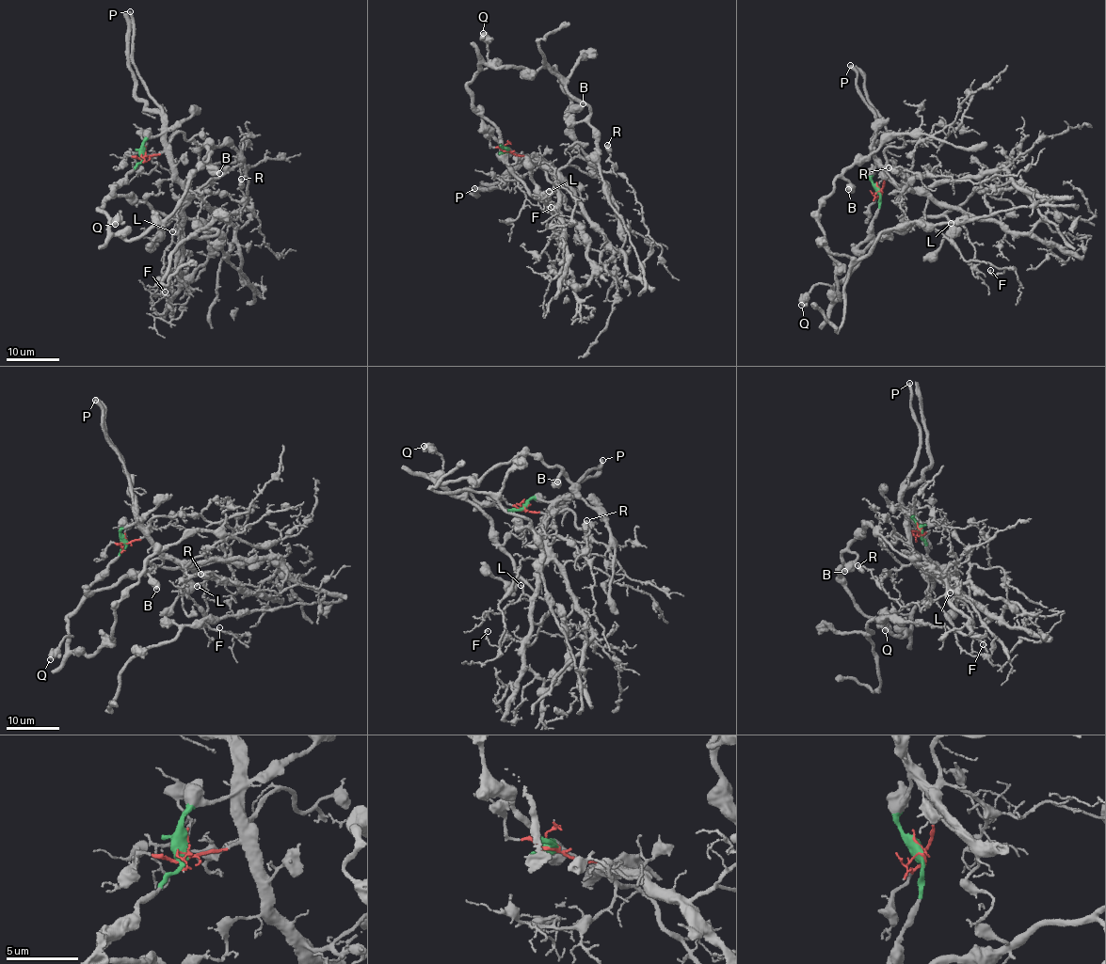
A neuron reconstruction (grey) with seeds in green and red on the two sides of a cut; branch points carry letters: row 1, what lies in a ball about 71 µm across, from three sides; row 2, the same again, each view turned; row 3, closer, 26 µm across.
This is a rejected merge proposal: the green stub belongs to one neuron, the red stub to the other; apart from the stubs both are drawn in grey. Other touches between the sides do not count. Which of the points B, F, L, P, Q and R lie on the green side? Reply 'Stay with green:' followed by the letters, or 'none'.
Stay with green: B, Q

